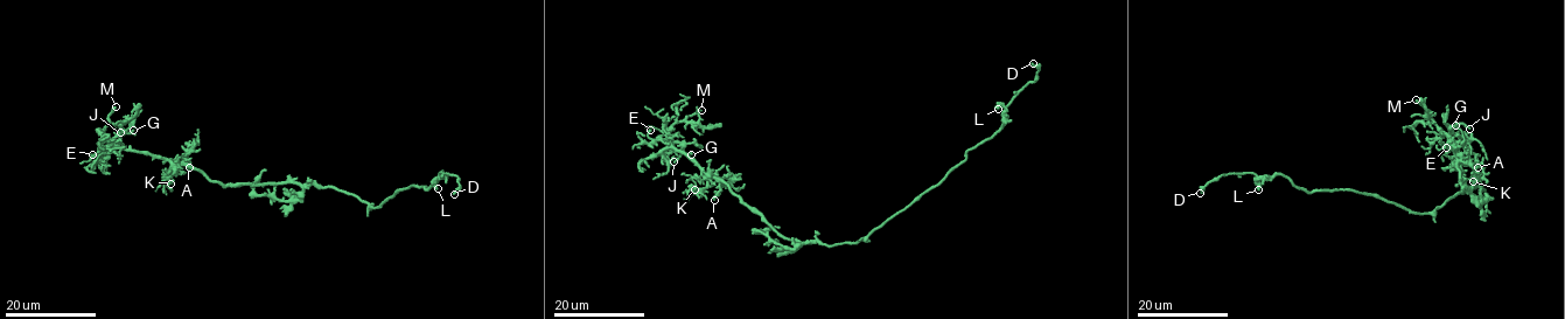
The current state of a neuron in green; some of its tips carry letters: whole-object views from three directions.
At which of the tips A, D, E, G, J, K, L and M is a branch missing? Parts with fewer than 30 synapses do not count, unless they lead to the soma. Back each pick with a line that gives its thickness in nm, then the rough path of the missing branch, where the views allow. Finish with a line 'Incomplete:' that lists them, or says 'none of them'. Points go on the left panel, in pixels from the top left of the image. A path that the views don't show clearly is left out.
M: calibre 280 nm; course (116, 106), (109, 98), (97, 97)
Incomplete: M

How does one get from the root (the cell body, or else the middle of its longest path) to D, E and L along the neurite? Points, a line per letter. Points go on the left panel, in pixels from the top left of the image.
D: (335, 187), (378, 208), (399, 189), (412, 185), (428, 189), (440, 172), (455, 174), (460, 187), (454, 194)
E: (335, 187), (284, 182), (222, 185), (188, 165), (174, 165), (146, 152), (107, 146), (97, 155), (92, 154)
L: (335, 187), (378, 208), (399, 189), (412, 185), (428, 189), (441, 173), (435, 181), (438, 188)

